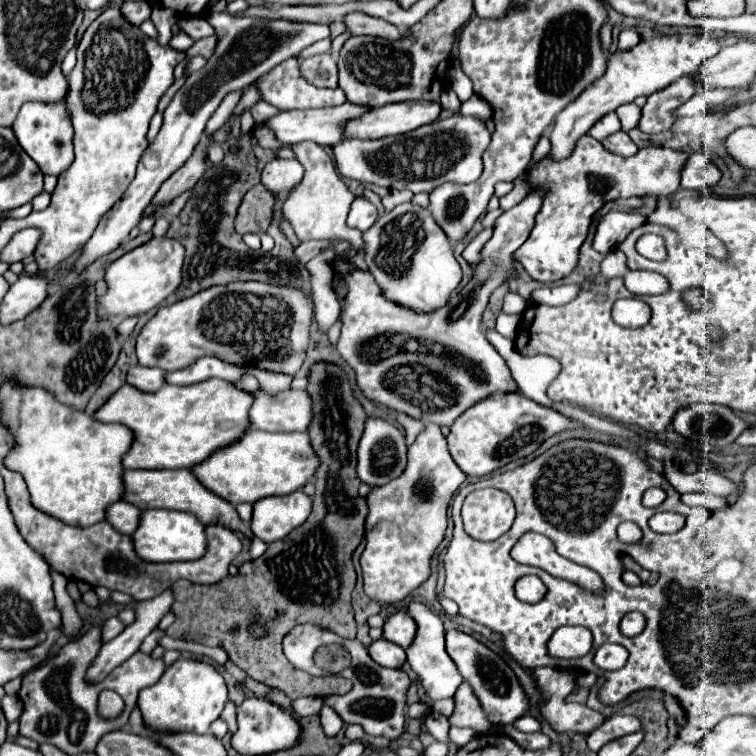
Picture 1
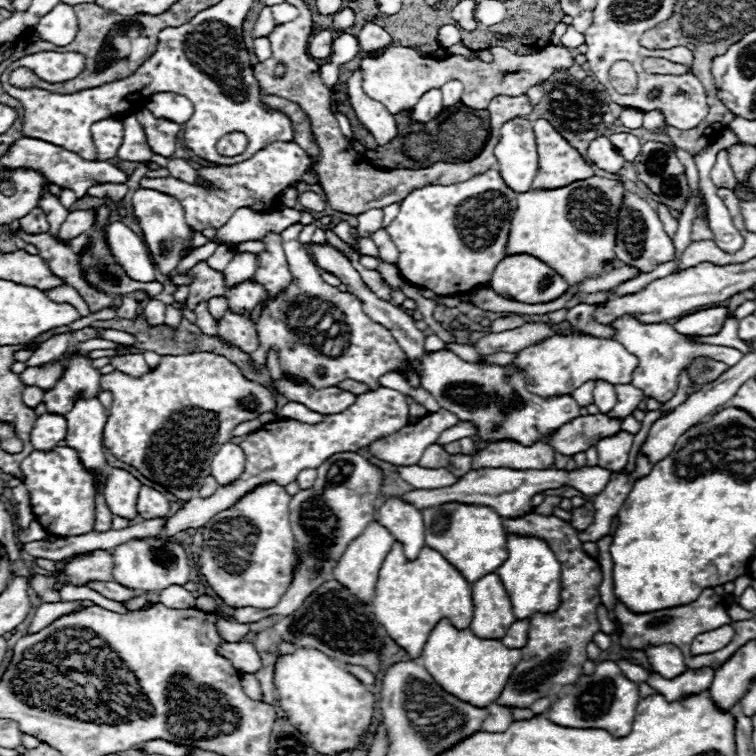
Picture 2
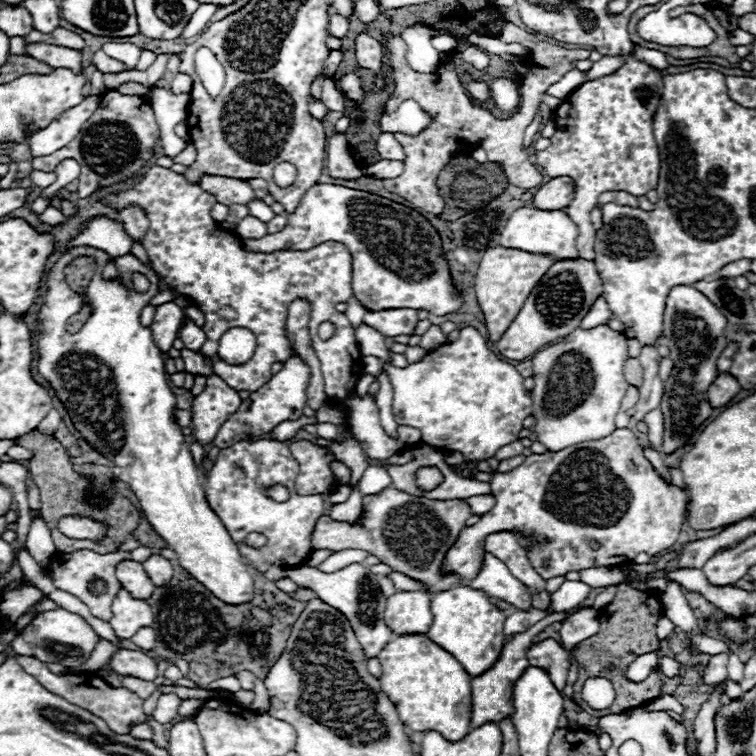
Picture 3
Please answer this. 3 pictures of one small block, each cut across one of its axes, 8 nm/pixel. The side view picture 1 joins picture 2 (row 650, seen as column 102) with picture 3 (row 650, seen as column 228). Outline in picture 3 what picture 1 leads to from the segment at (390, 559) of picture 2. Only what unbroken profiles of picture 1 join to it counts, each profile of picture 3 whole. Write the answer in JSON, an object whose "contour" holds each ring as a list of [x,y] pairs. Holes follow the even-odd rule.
{"contour":[[[420,634],[396,636],[378,654],[378,658],[382,664],[380,688],[392,700],[400,720],[404,720],[408,730],[436,730],[452,742],[470,732],[472,678],[464,672],[456,658],[448,656],[448,652]]]}

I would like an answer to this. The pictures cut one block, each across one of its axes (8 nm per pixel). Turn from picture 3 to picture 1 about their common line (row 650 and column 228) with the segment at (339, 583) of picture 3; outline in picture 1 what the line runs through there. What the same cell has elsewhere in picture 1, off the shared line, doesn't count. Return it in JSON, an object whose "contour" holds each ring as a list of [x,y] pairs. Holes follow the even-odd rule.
{"contour":[[[200,358],[196,360],[196,364],[192,364],[192,368],[184,368],[180,372],[166,372],[164,378],[166,384],[174,386],[190,386],[210,378],[224,378],[238,384],[244,372],[248,372],[248,368],[234,368],[234,364],[224,364],[216,358]]]}

